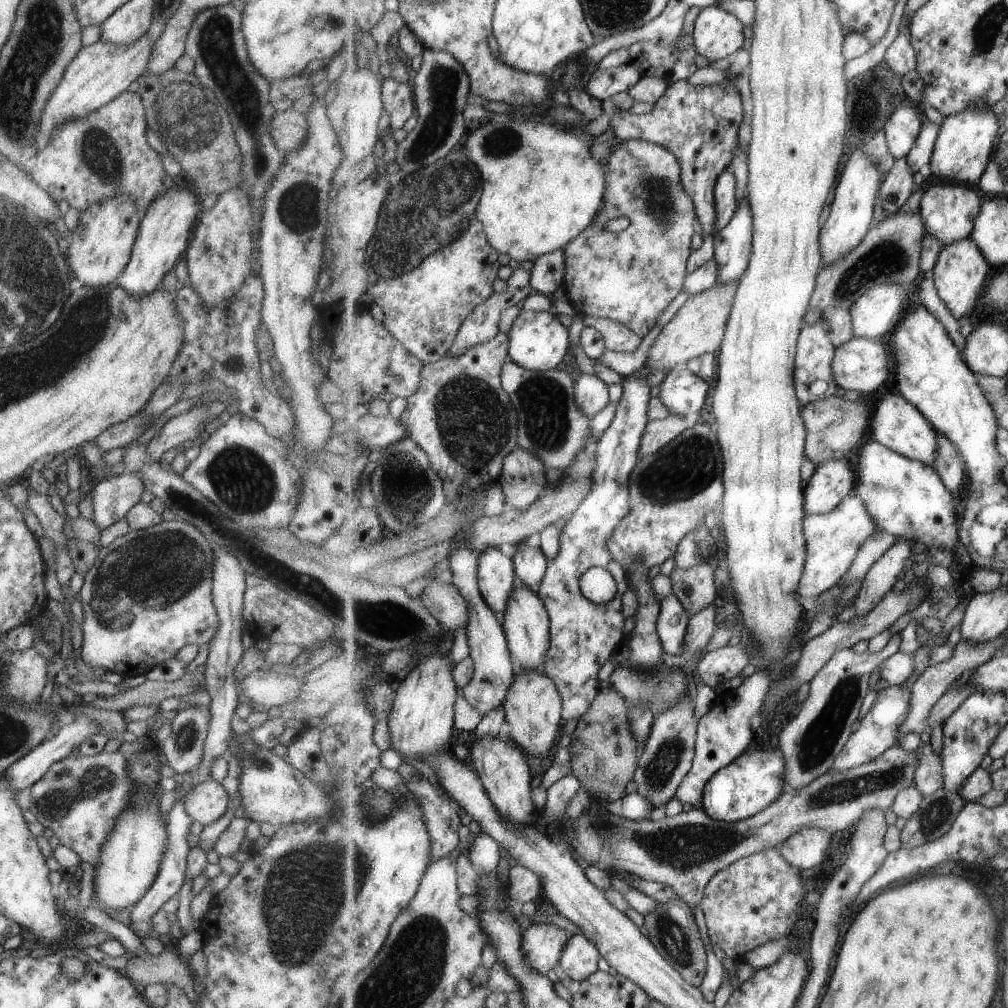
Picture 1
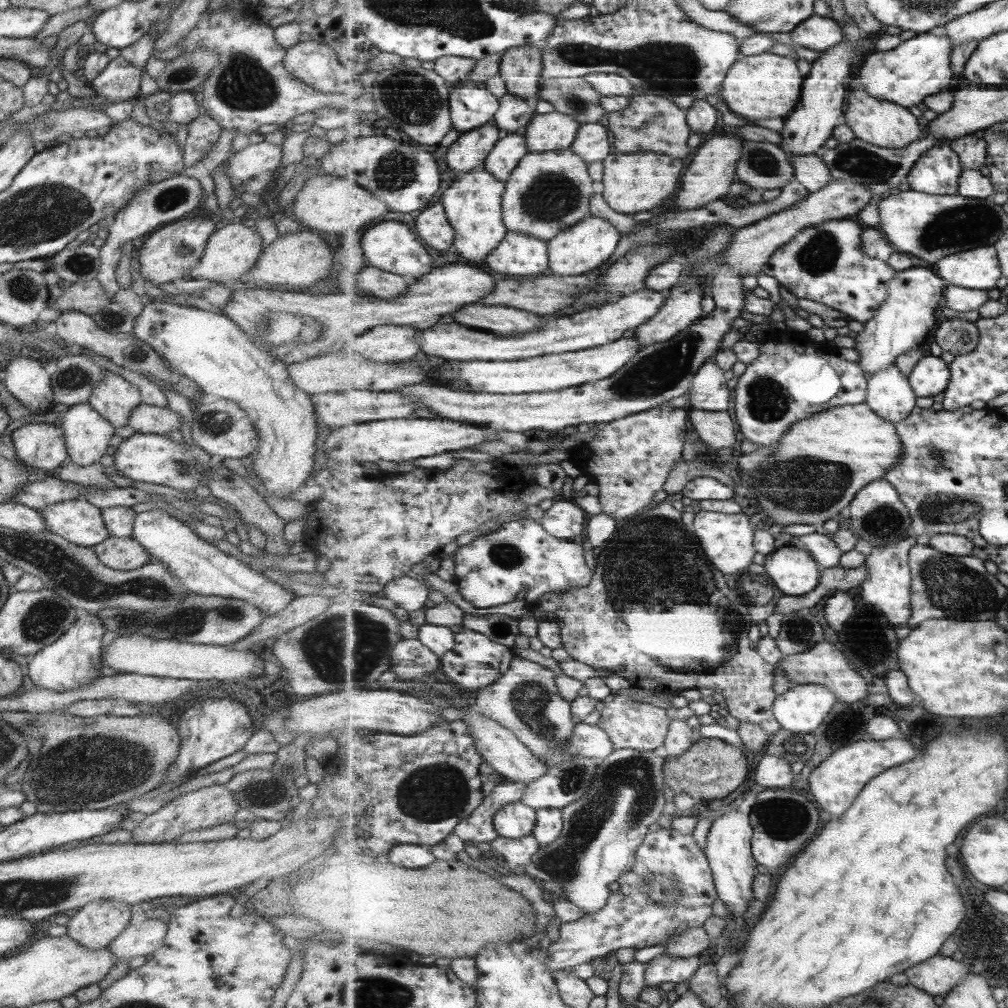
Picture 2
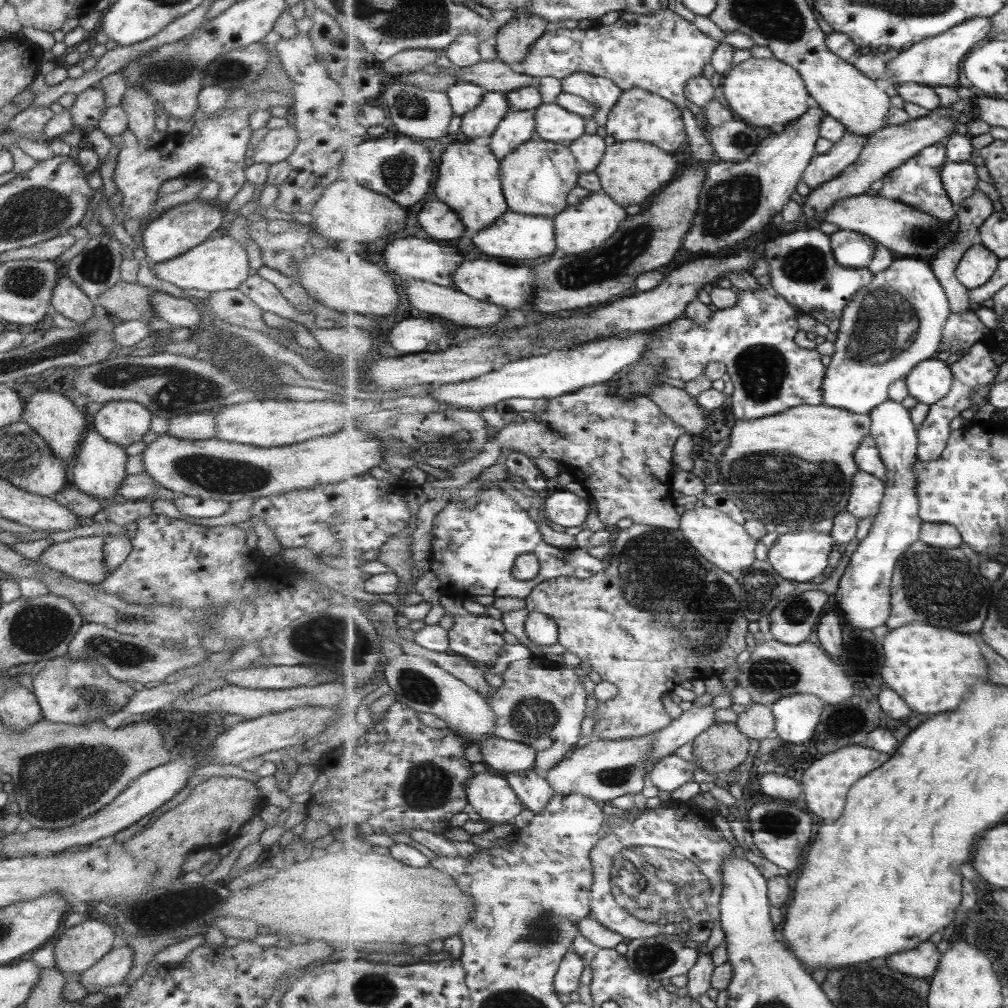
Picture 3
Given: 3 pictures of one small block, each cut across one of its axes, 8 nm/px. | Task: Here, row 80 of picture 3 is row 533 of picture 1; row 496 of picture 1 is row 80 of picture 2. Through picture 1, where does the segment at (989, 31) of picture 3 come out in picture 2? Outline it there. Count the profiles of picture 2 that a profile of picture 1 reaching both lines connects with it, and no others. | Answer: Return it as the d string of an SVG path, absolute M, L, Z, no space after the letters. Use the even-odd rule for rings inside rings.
M921 33L903 41L893 50L876 51L861 58L859 77L870 95L890 100L905 108L923 103L928 96L950 89L955 78L952 68L954 42L947 34Z

